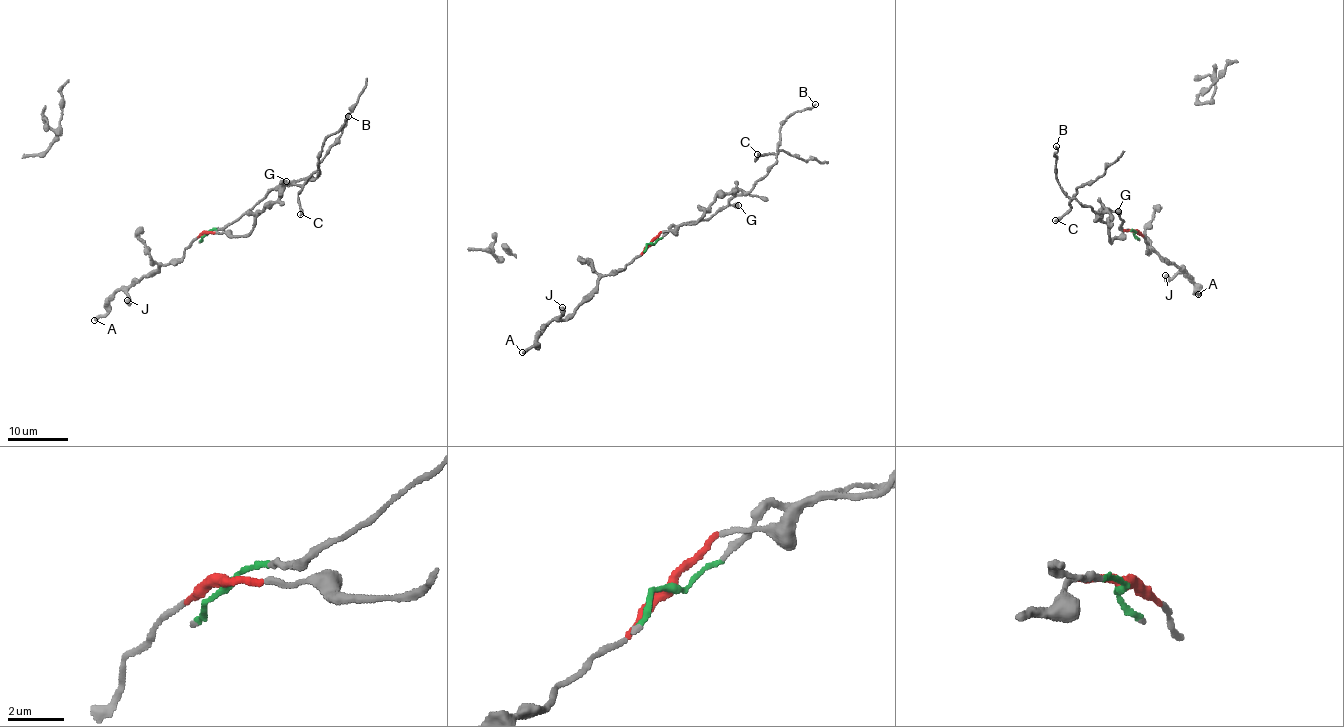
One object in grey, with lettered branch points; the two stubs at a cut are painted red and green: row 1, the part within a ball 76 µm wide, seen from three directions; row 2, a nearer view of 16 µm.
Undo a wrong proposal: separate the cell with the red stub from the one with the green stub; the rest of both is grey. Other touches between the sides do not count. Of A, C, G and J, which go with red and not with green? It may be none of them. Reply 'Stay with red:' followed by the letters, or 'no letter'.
Stay with red: A, J

